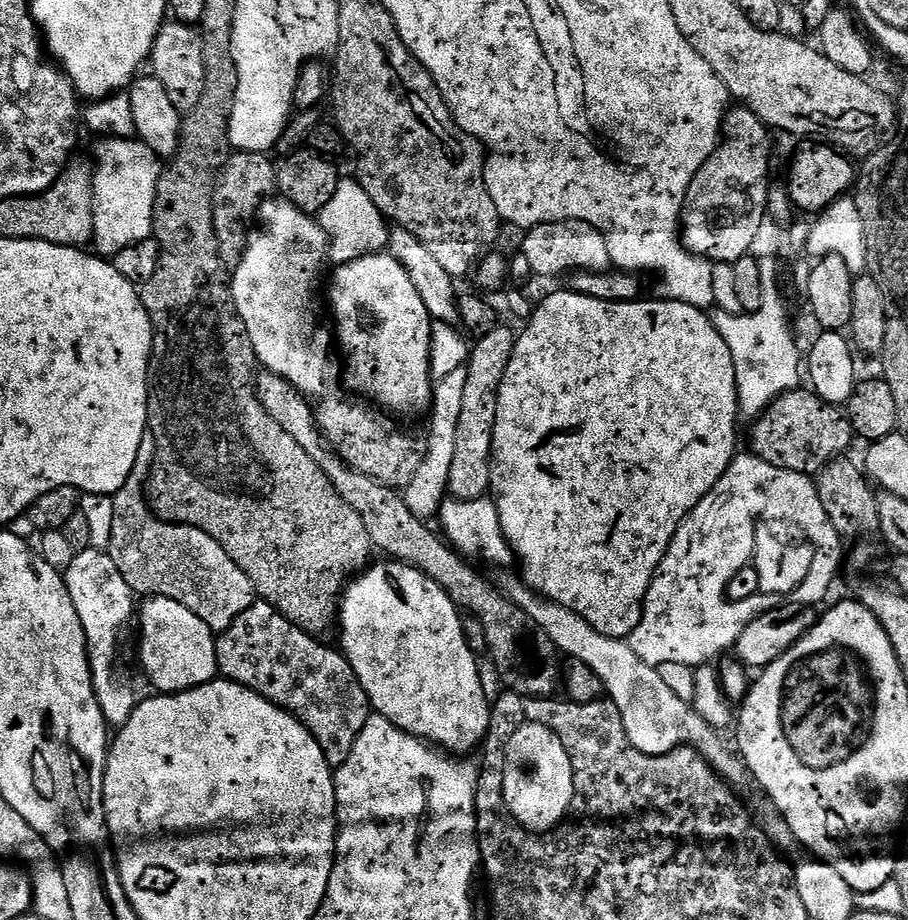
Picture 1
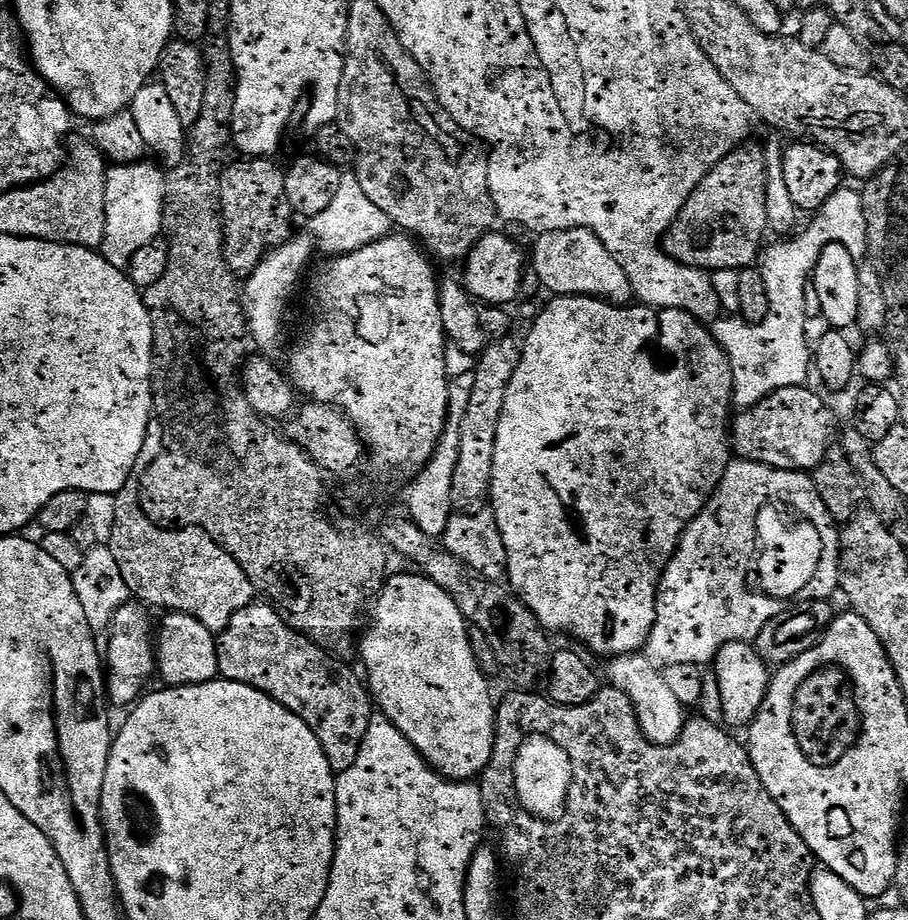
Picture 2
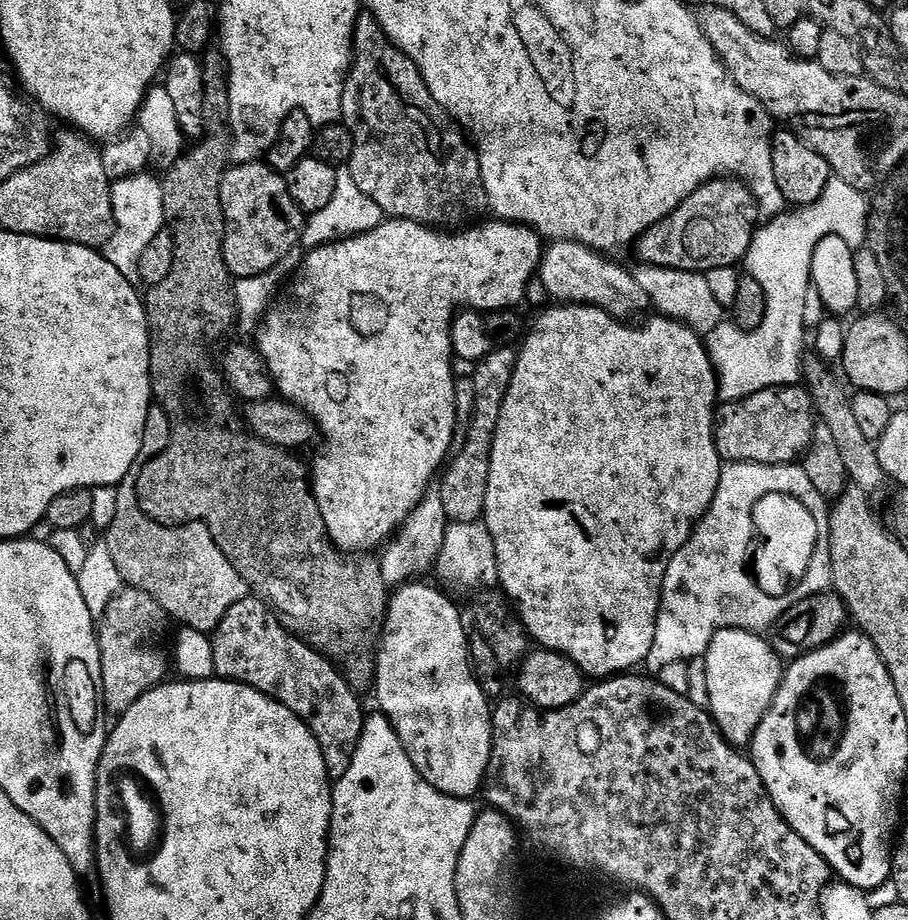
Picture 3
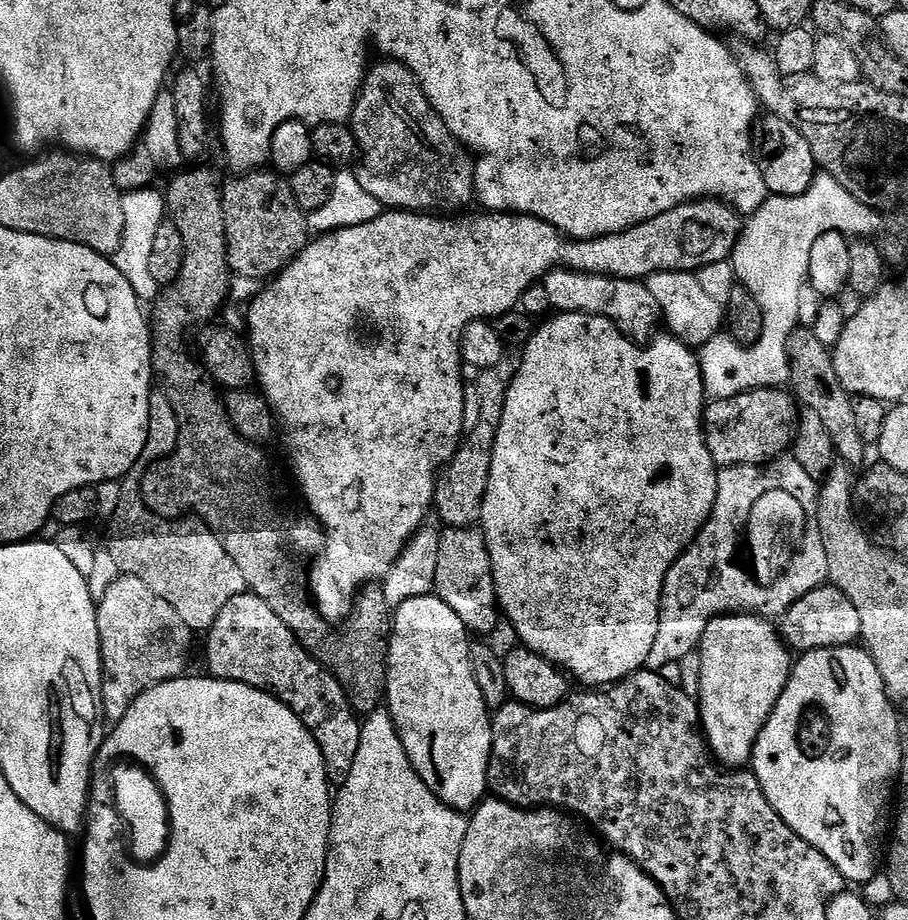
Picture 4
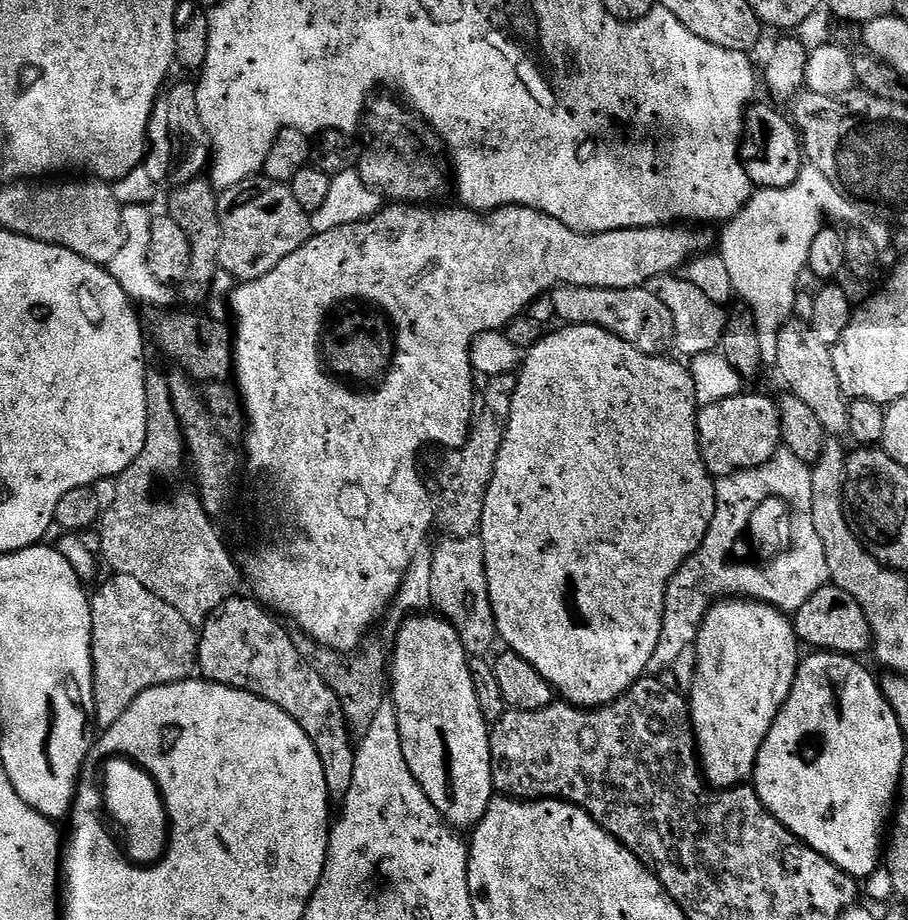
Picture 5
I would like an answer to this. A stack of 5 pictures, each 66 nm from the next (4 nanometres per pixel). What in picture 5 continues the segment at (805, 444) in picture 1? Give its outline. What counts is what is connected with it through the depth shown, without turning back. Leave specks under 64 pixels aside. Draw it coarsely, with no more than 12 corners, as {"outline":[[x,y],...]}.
{"outline":[[742,390],[696,414],[713,478],[781,451],[780,406]]}

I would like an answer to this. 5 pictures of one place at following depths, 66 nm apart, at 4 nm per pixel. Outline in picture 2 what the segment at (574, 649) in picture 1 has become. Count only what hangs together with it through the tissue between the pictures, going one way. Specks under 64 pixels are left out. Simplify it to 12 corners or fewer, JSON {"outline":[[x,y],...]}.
{"outline":[[647,655],[617,656],[611,687],[628,695],[640,733],[672,744],[686,708]]}

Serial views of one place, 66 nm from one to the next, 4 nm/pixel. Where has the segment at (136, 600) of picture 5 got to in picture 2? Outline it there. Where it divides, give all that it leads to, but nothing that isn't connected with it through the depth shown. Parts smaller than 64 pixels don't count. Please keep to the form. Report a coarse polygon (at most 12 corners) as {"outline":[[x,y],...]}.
{"outline":[[139,602],[108,623],[106,692],[141,699],[156,672],[154,620]]}

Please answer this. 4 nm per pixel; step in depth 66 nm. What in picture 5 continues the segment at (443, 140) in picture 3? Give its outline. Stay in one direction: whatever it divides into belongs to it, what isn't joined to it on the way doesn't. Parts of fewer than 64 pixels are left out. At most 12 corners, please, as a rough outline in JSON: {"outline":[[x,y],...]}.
{"outline":[[407,103],[367,105],[360,176],[392,202],[450,192],[442,141]]}

